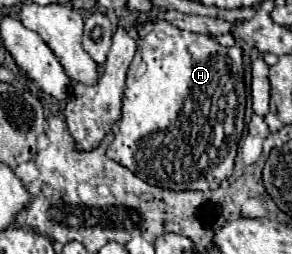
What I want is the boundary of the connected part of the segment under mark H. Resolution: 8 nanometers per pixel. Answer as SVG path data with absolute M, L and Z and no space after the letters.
M164 18L148 24L136 22L136 28L146 28L136 40L136 56L130 64L122 118L118 122L116 138L108 148L108 158L120 162L148 184L168 190L212 190L222 180L232 176L238 140L244 132L246 112L246 86L242 48L224 48L216 40L184 32Z

